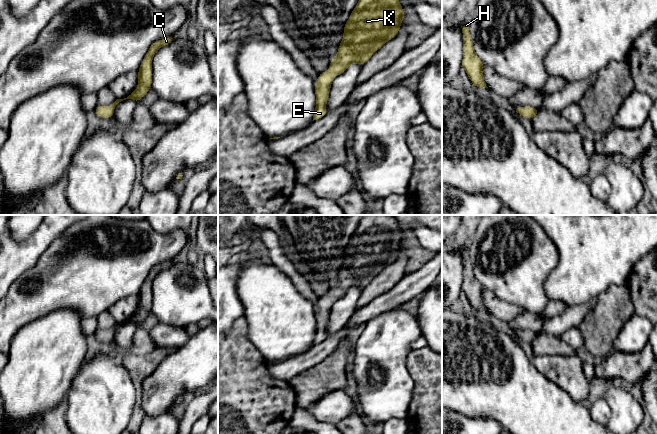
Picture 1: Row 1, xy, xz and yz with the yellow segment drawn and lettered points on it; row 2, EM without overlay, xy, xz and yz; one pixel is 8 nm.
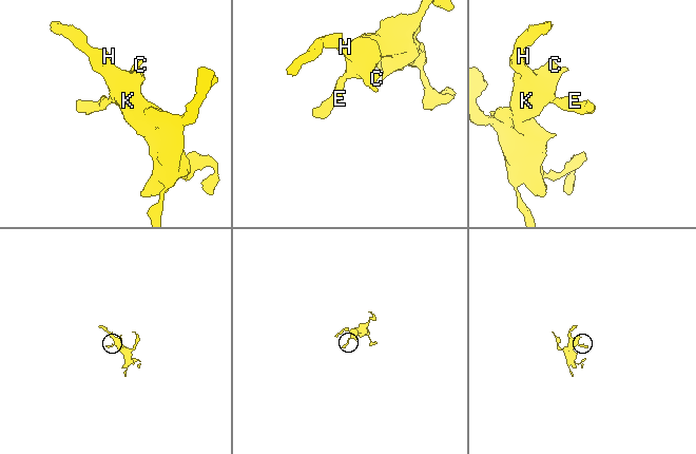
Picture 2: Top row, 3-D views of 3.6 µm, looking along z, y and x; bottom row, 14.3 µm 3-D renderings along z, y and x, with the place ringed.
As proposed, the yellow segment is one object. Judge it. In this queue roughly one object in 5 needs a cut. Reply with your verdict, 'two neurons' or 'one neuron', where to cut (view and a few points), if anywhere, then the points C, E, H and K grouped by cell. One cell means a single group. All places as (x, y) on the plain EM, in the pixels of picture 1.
one neuron; no cut; C E H K

